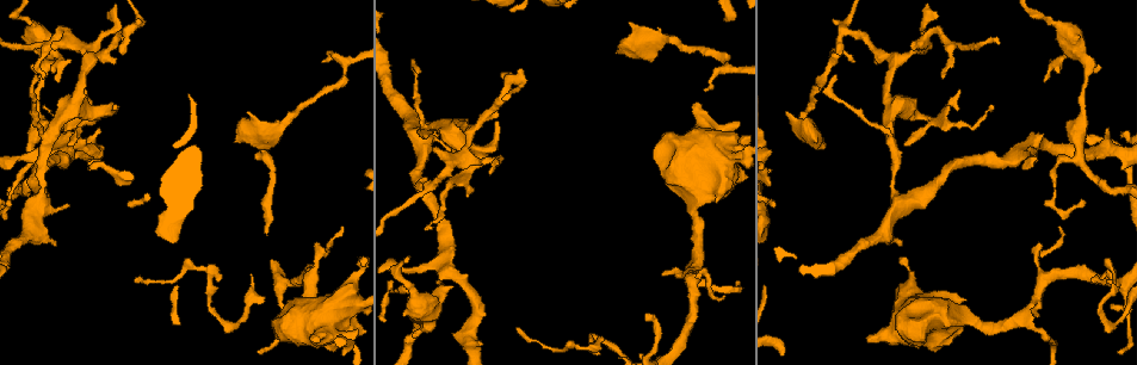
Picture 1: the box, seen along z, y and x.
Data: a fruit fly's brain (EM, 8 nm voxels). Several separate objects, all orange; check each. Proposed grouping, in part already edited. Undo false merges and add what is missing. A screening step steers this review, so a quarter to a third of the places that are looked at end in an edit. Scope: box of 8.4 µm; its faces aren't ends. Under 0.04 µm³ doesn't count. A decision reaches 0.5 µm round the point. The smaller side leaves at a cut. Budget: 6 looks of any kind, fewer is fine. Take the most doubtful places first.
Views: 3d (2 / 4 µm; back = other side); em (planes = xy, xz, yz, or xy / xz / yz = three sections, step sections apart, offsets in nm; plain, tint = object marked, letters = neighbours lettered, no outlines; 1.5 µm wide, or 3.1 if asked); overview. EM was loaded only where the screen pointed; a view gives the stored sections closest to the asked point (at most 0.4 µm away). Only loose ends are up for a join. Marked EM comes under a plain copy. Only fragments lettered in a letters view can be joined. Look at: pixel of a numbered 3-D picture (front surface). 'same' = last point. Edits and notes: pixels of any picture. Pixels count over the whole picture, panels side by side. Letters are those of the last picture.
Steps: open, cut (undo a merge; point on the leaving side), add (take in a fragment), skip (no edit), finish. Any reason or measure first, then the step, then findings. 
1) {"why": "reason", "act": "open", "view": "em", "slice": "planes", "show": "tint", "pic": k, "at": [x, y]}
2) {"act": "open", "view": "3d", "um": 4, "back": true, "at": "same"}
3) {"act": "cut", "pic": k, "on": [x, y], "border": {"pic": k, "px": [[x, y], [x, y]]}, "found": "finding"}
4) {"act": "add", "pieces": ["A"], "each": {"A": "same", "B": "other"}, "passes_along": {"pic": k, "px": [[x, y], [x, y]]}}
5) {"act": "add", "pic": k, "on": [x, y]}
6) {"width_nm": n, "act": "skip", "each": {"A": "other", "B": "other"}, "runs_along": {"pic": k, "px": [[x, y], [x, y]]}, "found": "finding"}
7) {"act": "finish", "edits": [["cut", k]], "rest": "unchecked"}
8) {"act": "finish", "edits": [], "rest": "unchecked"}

{"why": "thin end", "act": "open", "view": "3d", "um": 2, "pic": 1, "at": [1112, 306]}

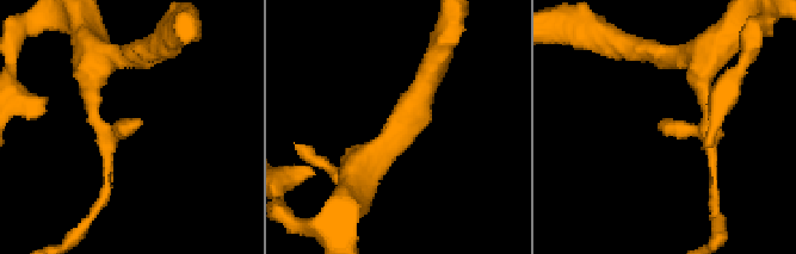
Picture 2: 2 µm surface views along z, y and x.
{"why": "shape alone is not enough", "act": "open", "view": "em", "slice": "planes", "show": "letters", "pic": 2, "at": [664, 124]}

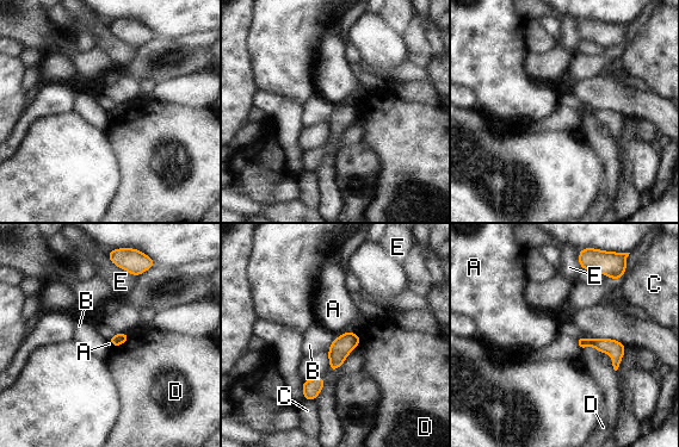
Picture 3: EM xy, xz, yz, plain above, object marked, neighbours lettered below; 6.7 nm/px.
{"act": "skip", "each": {"A": "other", "B": "other", "C": "other", "D": "other", "E": "other"}, "border": {"pic": 3, "px": [[340, 334], [353, 331], [359, 336]]}, "found": "no lettered fragment goes on from it"}

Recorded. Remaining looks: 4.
{"why": "branch stops here", "act": "open", "view": "3d", "um": 4, "pic": 1, "at": [835, 75]}

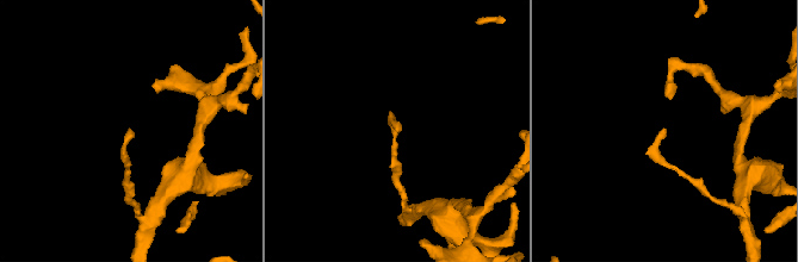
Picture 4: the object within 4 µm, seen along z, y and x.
{"act": "open", "view": "em", "slice": "planes", "show": "letters", "pic": 4, "at": [395, 128]}

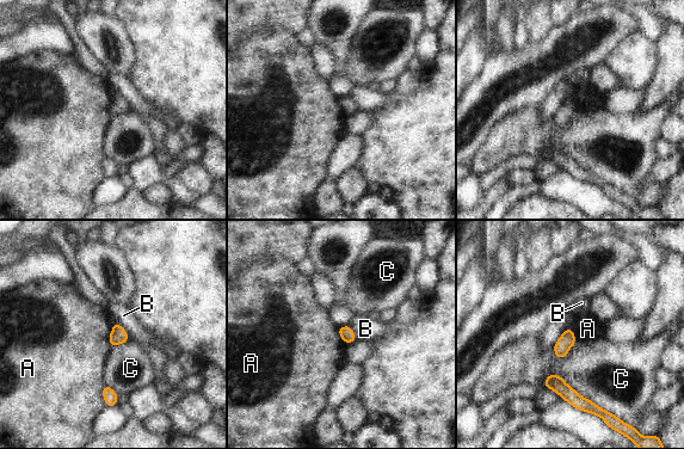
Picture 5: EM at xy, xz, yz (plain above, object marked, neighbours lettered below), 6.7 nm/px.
{"longest_contact_nm": ["C", 480], "act": "skip", "each": {"A": "other", "B": "other", "C": "other"}, "border": {"pic": 5, "px": [[570, 326], [574, 344], [568, 350]]}, "found": "none of them fits"}

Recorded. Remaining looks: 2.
{"why": "sharp bend", "act": "open", "view": "em", "slice": "planes", "show": "tint", "pic": 1, "at": [850, 18]}

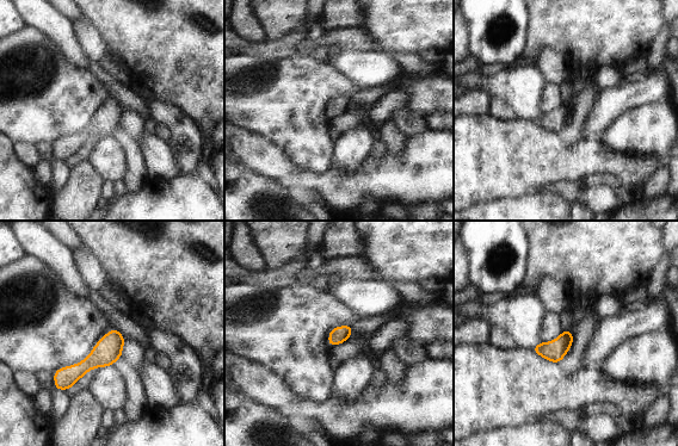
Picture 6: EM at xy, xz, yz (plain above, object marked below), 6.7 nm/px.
{"act": "open", "view": "em", "slice": "planes", "show": "letters", "at": "same"}

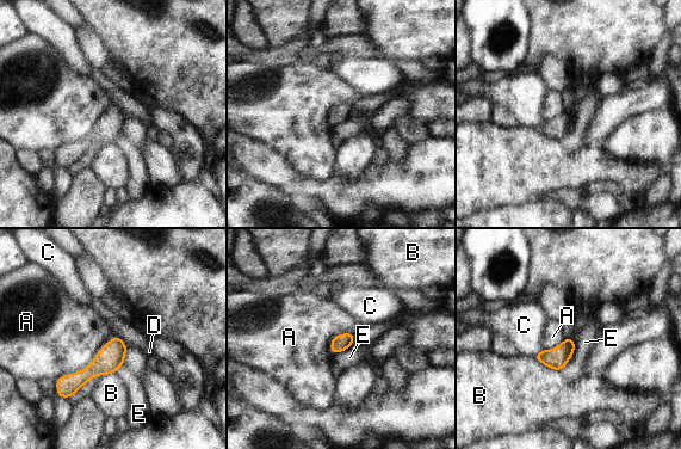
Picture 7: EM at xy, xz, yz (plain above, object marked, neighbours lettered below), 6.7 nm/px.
{"width_nm": 120, "act": "skip", "each": {"A": "other", "B": "other", "C": "other", "D": "other", "E": "other"}, "found": "continuous, no second neuron"}

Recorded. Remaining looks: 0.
{"act": "finish", "edits": [], "rest": "unchecked"}

